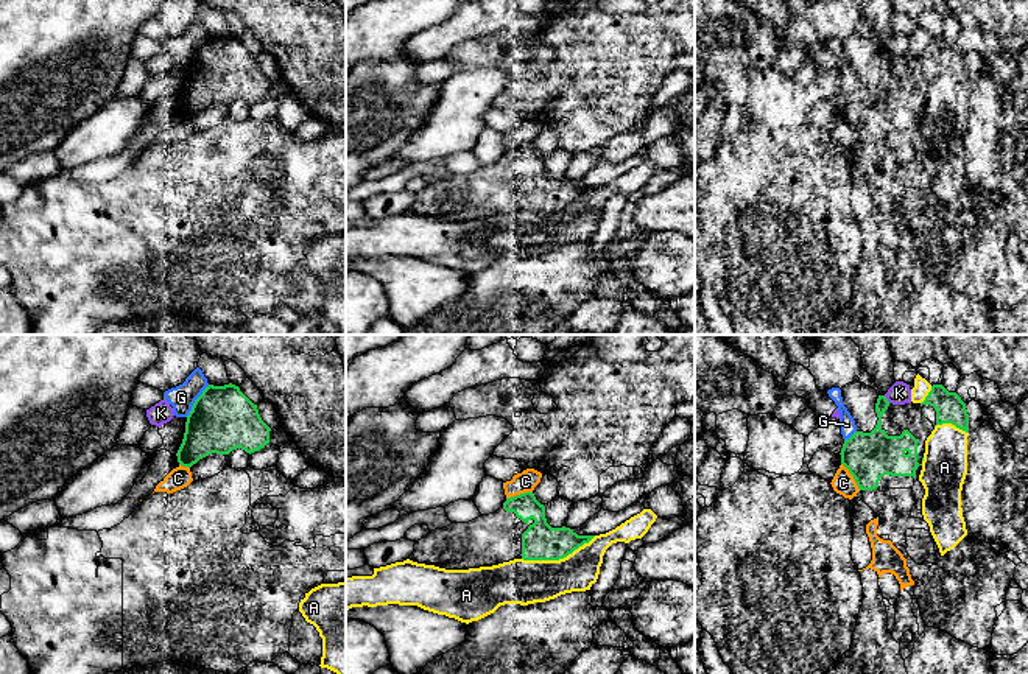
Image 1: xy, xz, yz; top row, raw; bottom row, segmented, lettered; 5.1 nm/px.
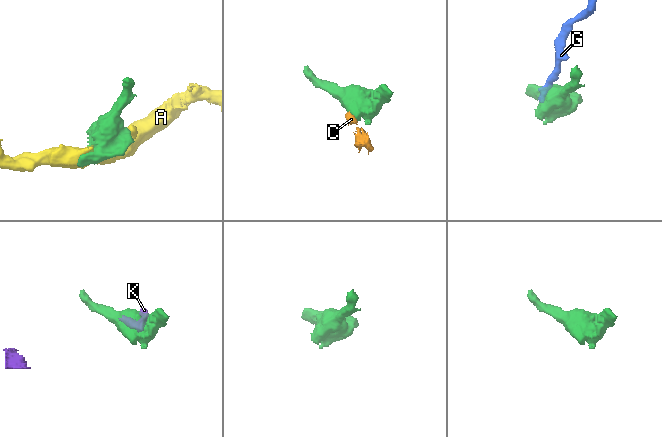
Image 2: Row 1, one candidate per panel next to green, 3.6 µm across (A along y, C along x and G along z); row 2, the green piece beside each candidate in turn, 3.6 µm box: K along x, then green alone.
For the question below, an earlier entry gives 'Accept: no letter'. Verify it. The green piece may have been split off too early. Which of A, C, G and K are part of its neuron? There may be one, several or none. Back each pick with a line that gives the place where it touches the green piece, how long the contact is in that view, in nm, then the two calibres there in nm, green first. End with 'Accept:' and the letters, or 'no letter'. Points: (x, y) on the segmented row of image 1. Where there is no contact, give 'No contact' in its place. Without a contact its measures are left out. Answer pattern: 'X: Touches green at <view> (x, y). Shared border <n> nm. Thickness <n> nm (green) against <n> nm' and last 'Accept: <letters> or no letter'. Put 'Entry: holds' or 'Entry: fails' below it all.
Accept: no letter
Entry: holds

